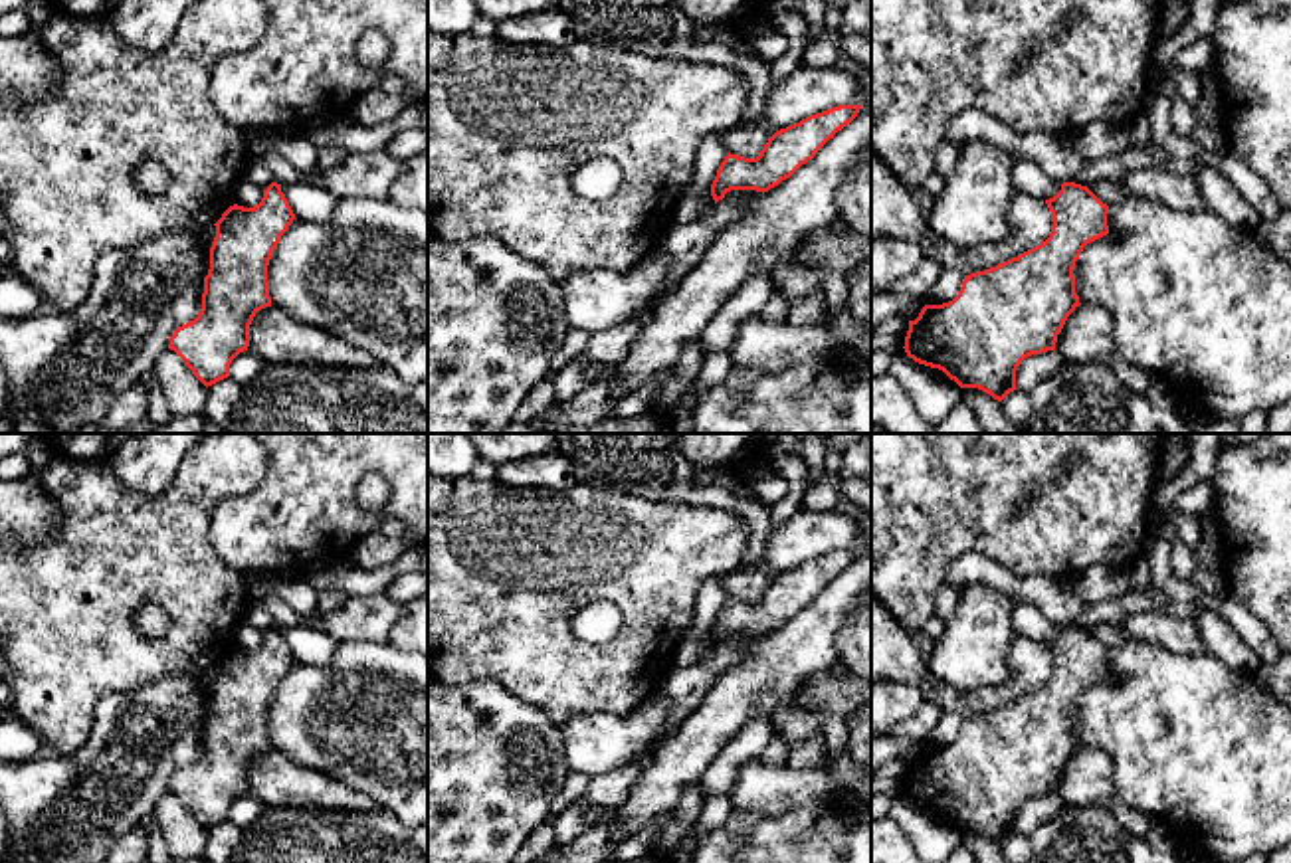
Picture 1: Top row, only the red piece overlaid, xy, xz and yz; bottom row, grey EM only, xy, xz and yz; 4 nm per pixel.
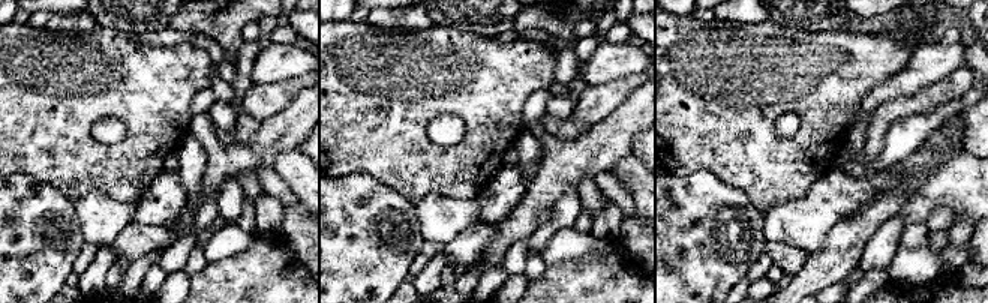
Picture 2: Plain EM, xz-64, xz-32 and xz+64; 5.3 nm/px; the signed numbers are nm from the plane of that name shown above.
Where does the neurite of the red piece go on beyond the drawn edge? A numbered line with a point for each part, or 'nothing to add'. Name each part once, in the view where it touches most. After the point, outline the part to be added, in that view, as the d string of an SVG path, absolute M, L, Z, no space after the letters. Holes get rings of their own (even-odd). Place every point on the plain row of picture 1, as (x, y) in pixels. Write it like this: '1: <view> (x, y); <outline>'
nothing to add

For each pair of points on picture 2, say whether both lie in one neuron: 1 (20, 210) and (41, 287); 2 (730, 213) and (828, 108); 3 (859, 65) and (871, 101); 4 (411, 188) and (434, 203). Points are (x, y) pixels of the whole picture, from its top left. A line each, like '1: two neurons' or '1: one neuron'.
1: one neuron
2: two neurons
3: two neurons
4: two neurons

